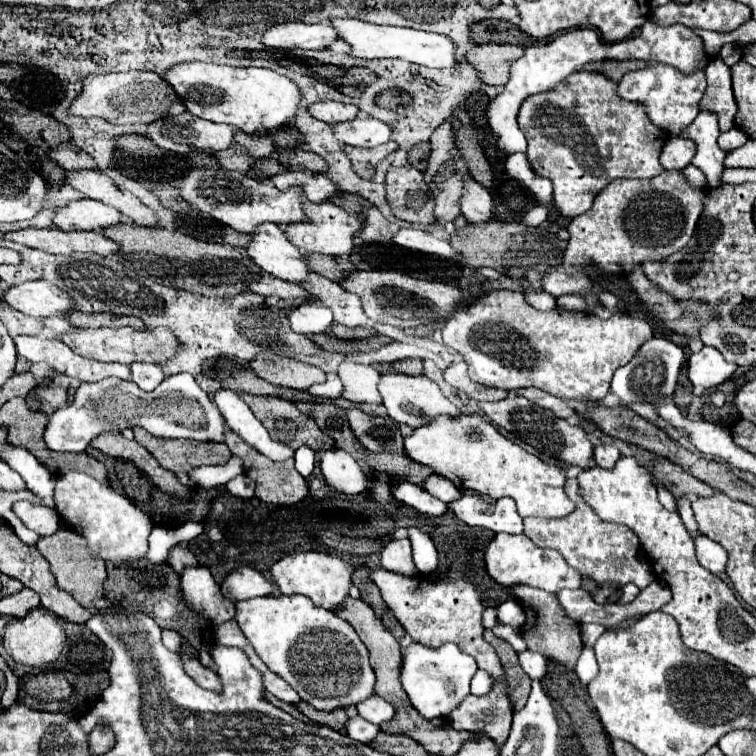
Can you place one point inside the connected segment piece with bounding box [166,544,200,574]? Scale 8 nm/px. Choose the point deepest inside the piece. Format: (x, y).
(180, 558)

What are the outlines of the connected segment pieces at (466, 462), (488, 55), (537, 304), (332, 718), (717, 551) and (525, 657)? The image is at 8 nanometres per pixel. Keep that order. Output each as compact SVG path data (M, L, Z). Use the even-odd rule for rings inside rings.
M480 414L436 418L428 426L416 428L408 438L404 438L404 450L410 460L430 466L436 474L448 478L458 490L474 490L478 494L488 494L494 500L510 496L516 500L516 508L522 518L562 518L574 510L574 502L564 494L564 468L550 466L504 438Z
M482 44L466 54L468 62L478 68L482 80L490 86L504 86L510 78L512 62L524 54L522 46L514 44Z
M526 290L524 292L526 302L536 308L536 310L552 310L556 308L556 298L552 298L548 292L534 292L534 290Z
M300 702L296 704L296 708L308 716L312 722L316 724L322 724L322 726L330 726L334 730L338 730L340 734L346 734L346 722L348 722L348 716L344 710L332 710L332 712L322 712L322 710L316 710L314 706L310 706L308 702Z
M696 536L696 556L700 564L712 574L722 574L726 570L726 564L728 564L726 550L722 550L720 544L712 542L706 536Z
M520 652L518 654L518 660L520 660L520 666L524 668L524 672L532 678L532 680L542 680L546 676L546 670L548 670L548 660L538 654L538 652Z

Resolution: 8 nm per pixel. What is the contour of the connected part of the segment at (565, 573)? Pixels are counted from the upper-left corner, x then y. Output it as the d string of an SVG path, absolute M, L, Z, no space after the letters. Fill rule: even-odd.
M498 532L484 550L484 560L488 574L502 586L516 586L526 584L532 588L540 588L546 592L558 592L562 588L580 588L582 576L566 564L566 560L548 548L538 548L526 534L514 536L506 532Z

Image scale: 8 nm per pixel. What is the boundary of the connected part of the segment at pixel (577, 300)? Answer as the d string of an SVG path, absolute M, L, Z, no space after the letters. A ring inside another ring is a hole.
M570 294L570 296L562 296L558 298L558 306L560 308L566 308L566 310L572 310L572 312L588 312L588 302L582 298L582 296L576 296L576 294Z

